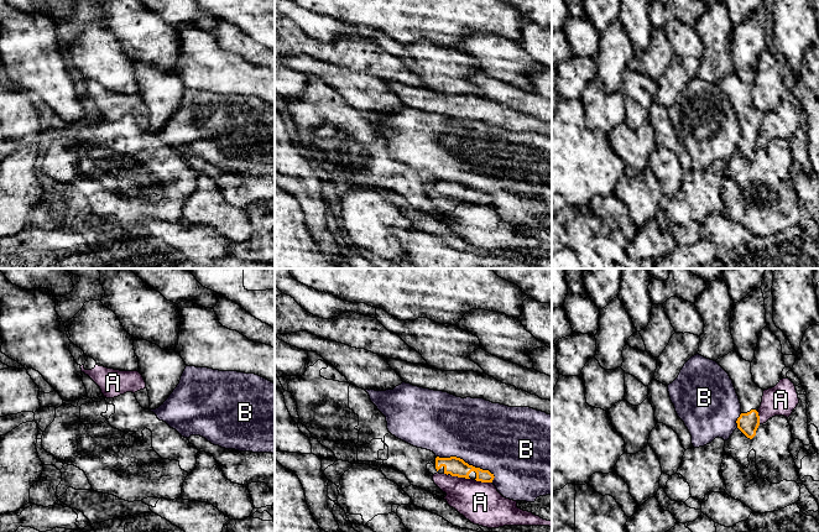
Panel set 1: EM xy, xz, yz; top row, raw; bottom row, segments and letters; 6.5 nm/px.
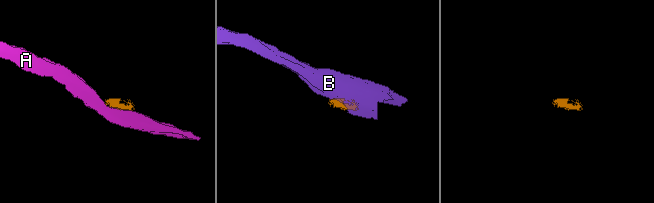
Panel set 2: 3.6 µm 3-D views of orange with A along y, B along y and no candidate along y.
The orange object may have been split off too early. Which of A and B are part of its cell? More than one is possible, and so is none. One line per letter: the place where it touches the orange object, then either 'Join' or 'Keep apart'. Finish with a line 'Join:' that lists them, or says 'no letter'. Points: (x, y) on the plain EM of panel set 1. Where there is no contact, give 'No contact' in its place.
A: Touches orange at xz (460, 199). Keep apart
B: Touches orange at xz (467, 186). Keep apart
Join: no letter

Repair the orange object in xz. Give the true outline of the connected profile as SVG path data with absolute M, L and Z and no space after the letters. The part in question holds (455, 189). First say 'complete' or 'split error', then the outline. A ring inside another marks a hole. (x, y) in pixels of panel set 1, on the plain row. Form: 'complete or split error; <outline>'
split error; M437 179L433 187L439 197L473 202L481 205L492 205L495 200L494 197L491 197L489 193L482 193L480 191L469 188L463 182L457 179L450 181Z

